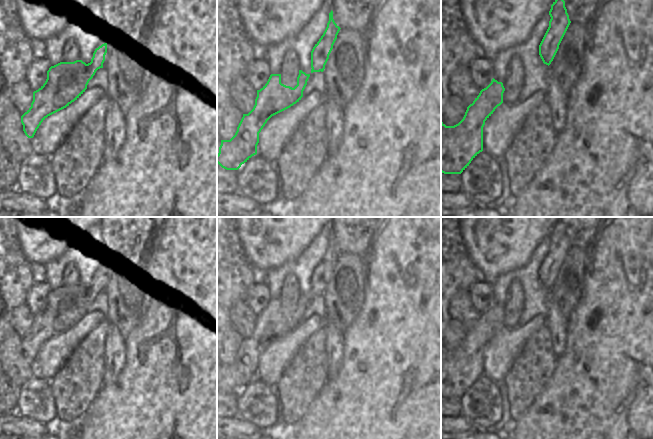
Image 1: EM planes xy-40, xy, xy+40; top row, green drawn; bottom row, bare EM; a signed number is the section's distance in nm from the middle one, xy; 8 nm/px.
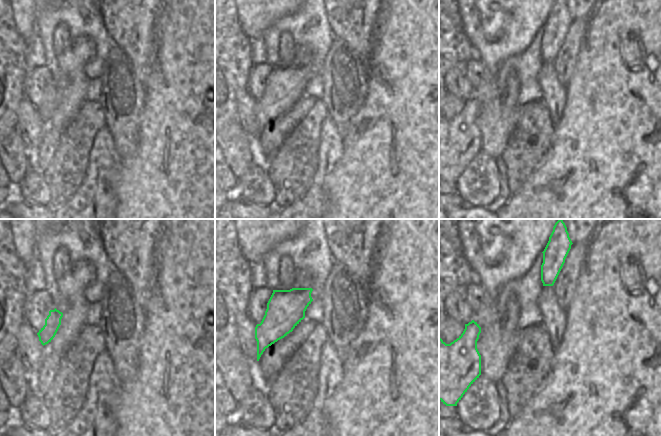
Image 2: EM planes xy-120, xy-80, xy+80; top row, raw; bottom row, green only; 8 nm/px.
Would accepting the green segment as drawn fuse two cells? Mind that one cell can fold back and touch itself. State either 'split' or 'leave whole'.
leave whole

